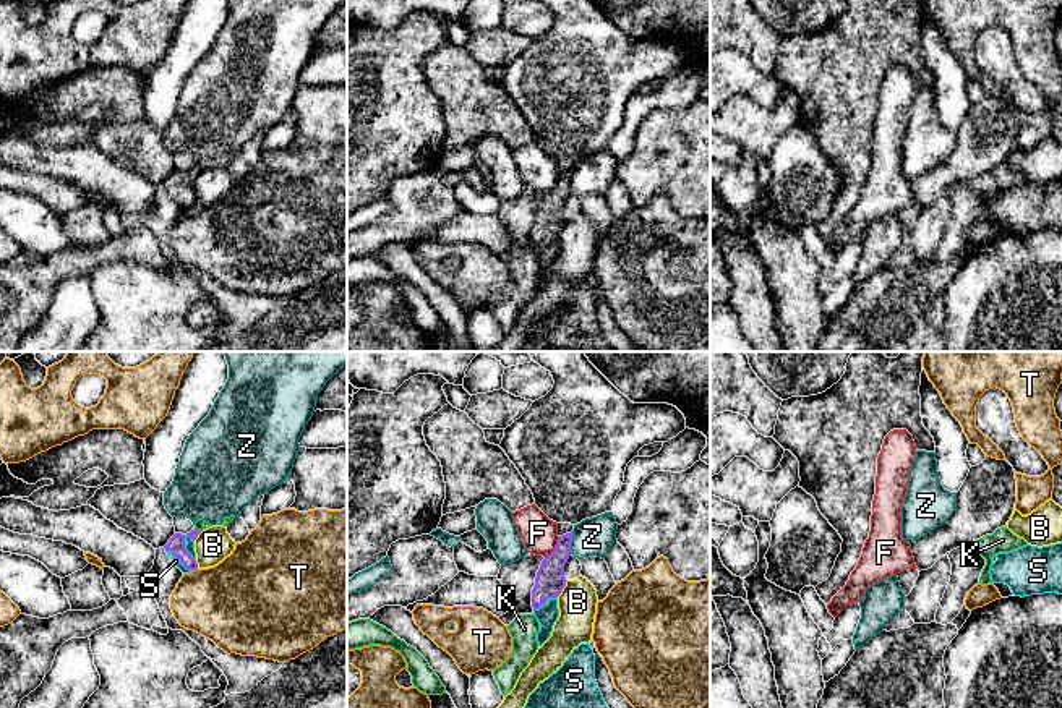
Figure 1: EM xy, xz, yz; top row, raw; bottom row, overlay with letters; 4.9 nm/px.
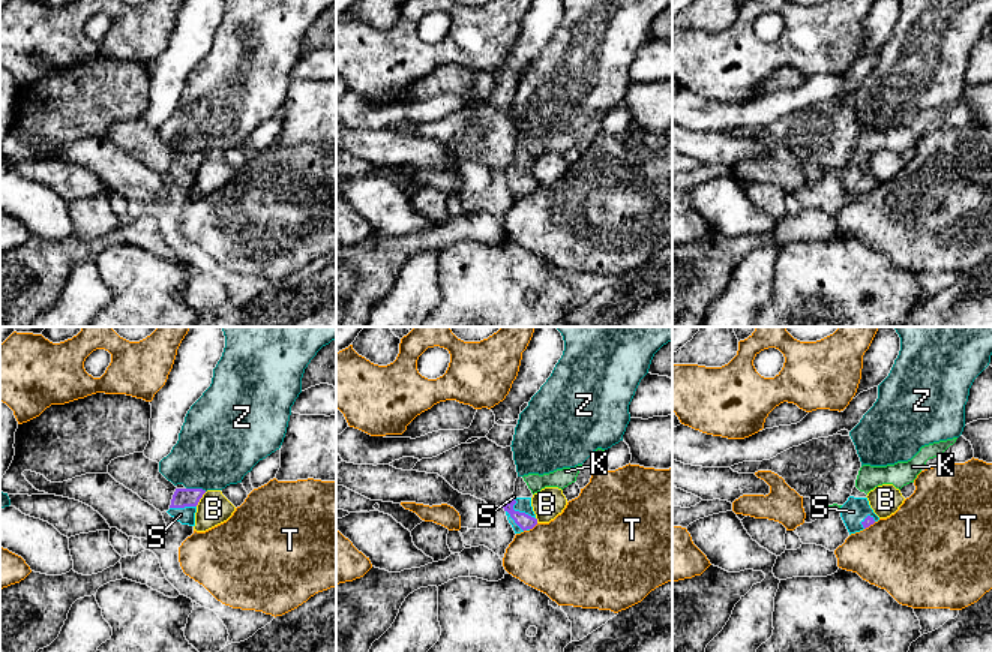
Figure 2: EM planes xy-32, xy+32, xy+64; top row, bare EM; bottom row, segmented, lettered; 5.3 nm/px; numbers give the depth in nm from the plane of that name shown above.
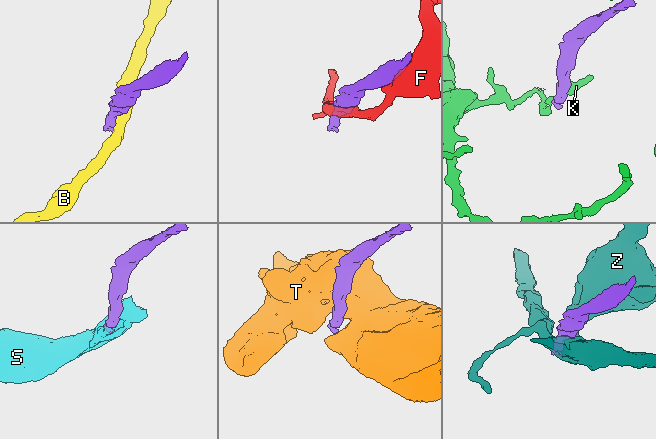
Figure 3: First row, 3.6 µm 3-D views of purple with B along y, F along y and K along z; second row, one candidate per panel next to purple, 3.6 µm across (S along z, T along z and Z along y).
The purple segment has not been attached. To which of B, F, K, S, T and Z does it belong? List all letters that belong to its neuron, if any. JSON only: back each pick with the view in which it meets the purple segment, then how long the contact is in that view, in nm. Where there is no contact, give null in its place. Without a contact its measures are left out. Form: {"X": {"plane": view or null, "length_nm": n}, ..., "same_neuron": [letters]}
{"S": {"plane": "xy", "length_nm": 150}, "same_neuron": ["S"]}

